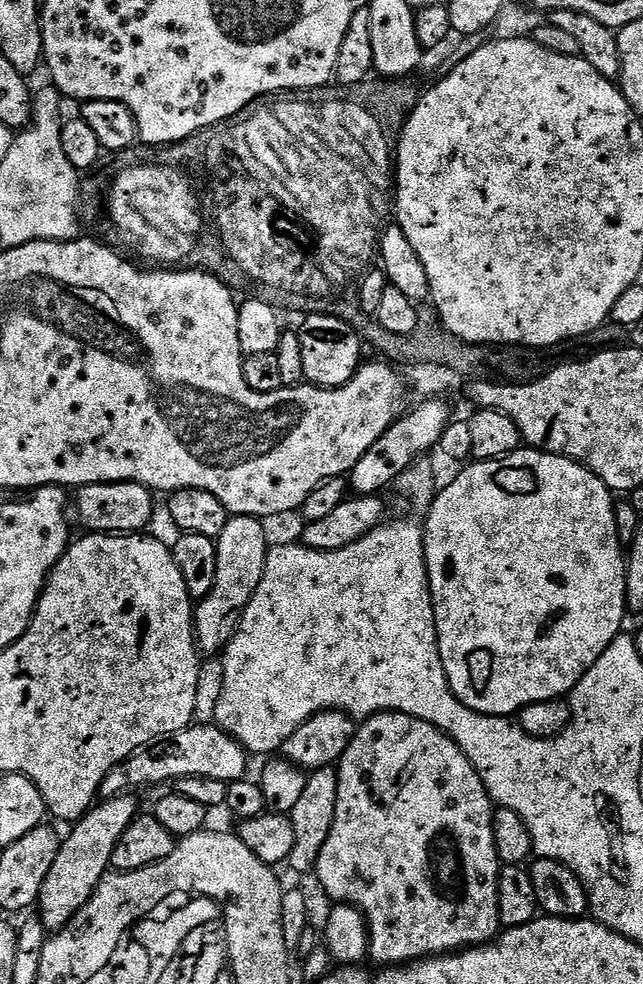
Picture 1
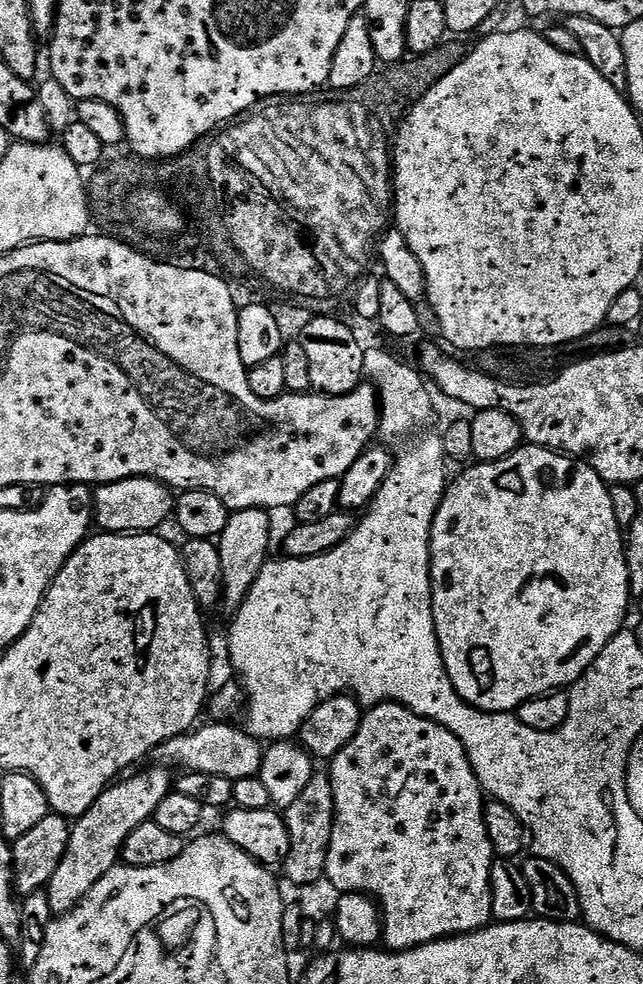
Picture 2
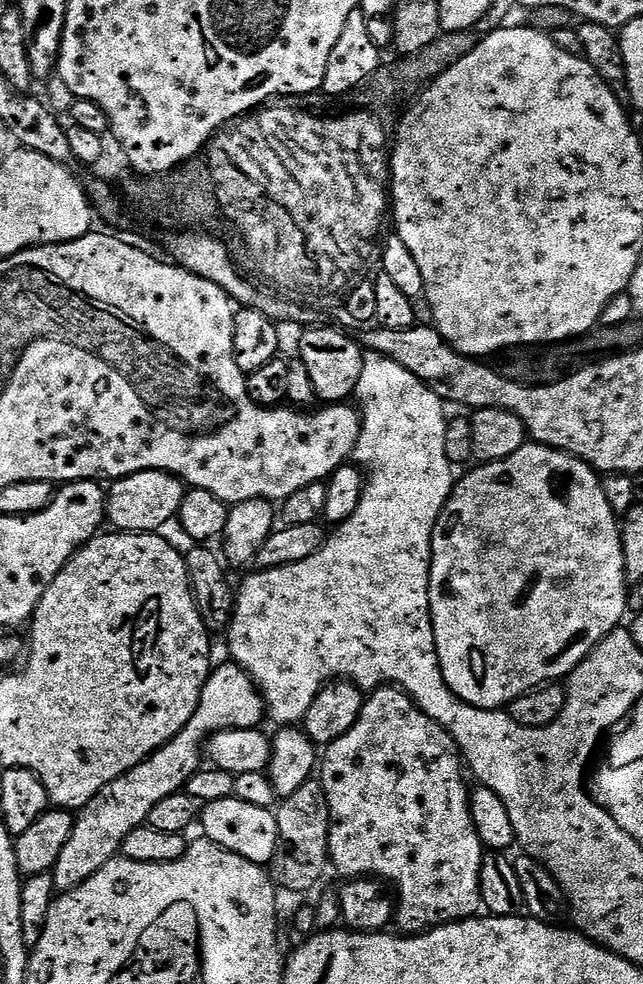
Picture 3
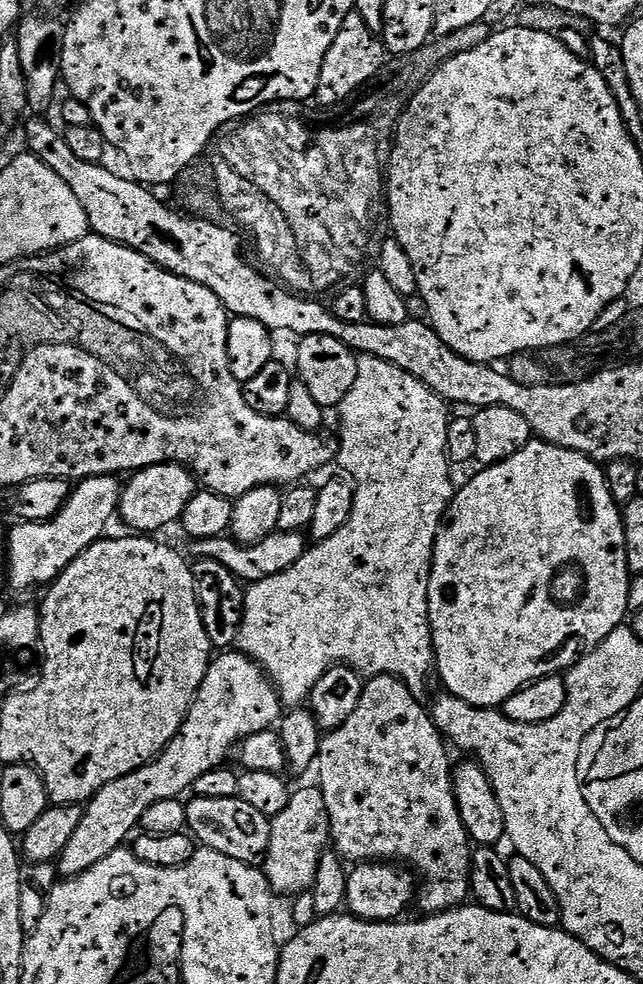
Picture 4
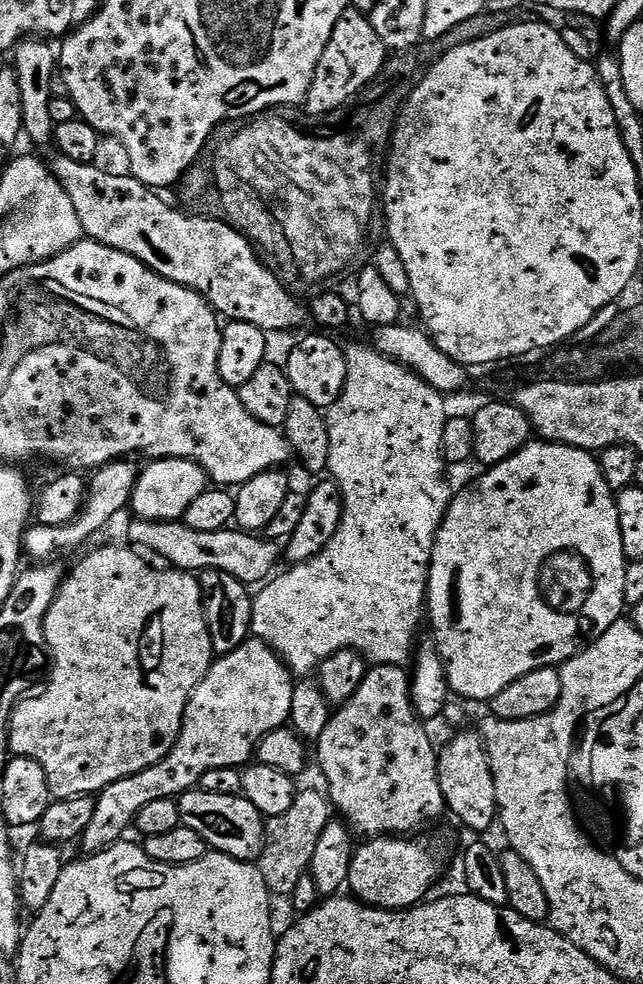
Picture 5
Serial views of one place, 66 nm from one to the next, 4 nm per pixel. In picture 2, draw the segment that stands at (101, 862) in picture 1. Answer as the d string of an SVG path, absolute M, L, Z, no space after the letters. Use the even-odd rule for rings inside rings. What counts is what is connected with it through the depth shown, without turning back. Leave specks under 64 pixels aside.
M159 767L140 772L137 776L117 779L104 789L94 806L90 806L90 810L86 810L86 814L72 824L66 854L62 854L62 862L58 862L58 870L54 870L54 878L50 878L46 889L48 905L54 914L63 914L79 906L80 900L94 890L98 878L116 867L126 838L130 838L130 834L138 830L142 822L155 817L158 802L162 802L162 798L166 798L174 788L174 776L168 773L171 771L167 767Z

